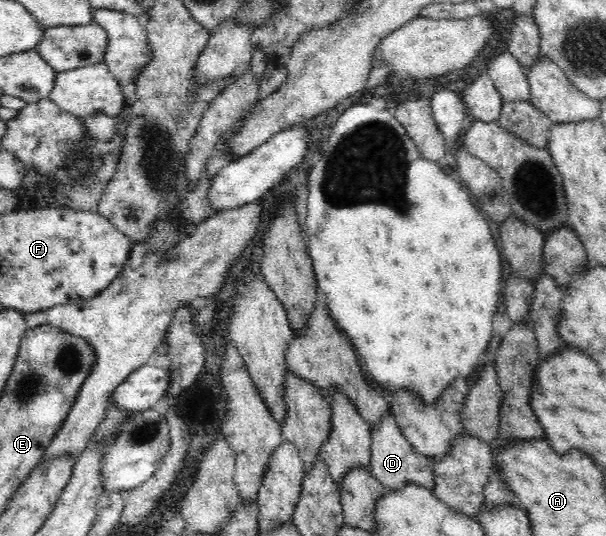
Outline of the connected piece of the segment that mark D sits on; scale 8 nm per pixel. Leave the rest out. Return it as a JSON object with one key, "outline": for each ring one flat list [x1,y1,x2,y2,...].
{"outline":[[386,415,380,421,380,427,371,429,372,445,369,472,388,489,399,488,402,484,416,484,433,491,434,472,432,462,426,456,416,452,416,448,404,437,393,415]]}

